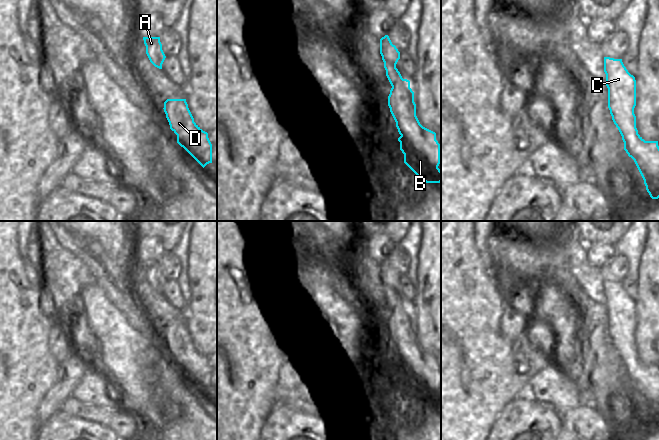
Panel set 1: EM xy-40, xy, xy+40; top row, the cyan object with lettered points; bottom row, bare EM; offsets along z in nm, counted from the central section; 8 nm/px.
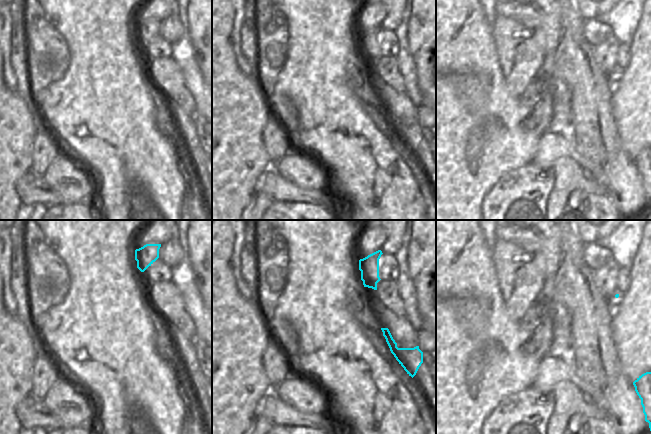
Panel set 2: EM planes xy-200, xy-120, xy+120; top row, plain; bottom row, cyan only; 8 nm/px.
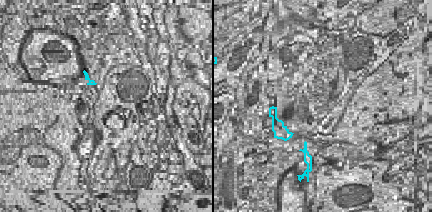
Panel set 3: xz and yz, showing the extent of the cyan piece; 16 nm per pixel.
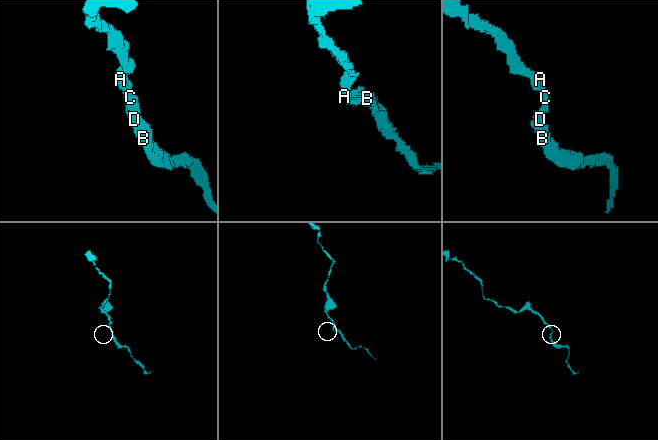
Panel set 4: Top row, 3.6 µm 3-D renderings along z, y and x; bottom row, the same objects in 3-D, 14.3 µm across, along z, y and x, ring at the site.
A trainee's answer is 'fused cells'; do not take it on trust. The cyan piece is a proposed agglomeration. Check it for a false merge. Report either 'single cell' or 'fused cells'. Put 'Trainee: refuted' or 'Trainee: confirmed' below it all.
single cell
Trainee: refuted

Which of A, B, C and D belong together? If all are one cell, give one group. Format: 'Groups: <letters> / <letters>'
Groups: A B C D.

